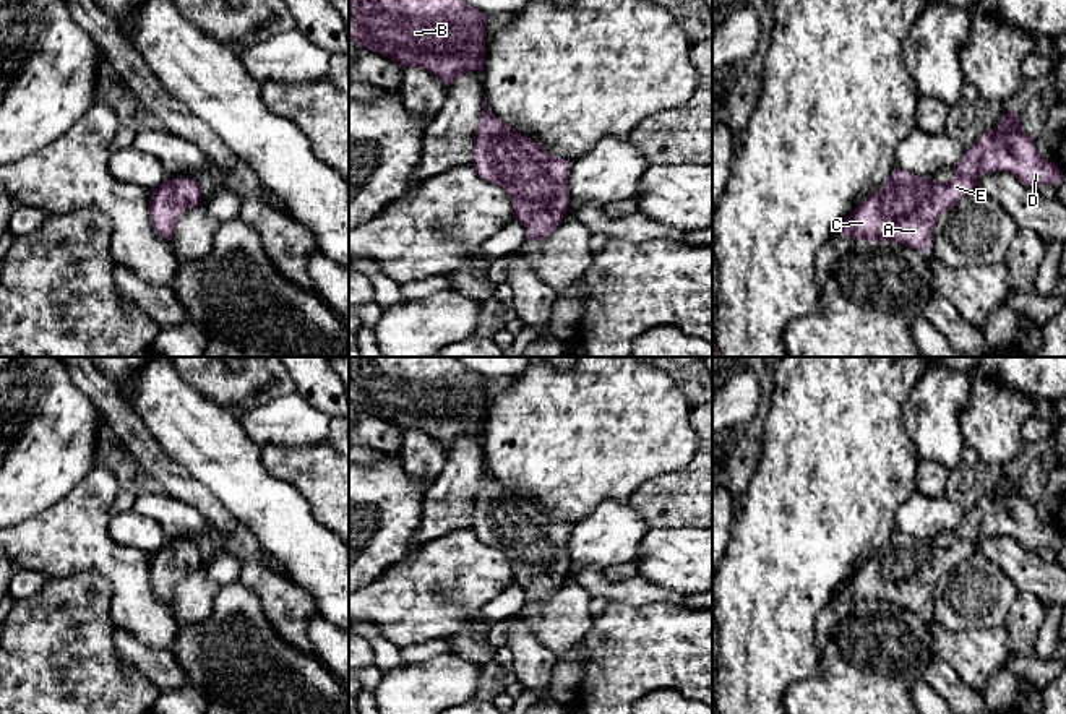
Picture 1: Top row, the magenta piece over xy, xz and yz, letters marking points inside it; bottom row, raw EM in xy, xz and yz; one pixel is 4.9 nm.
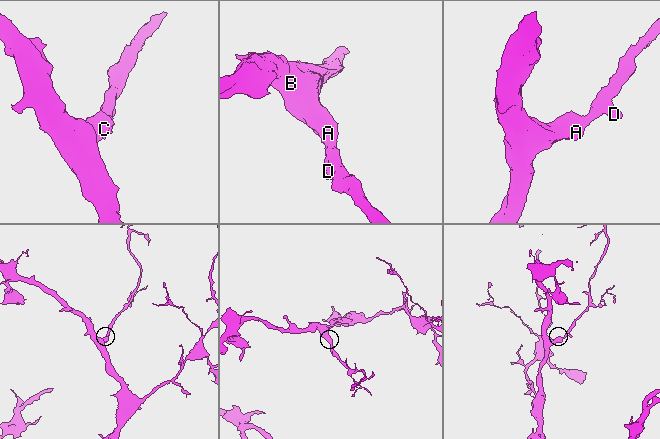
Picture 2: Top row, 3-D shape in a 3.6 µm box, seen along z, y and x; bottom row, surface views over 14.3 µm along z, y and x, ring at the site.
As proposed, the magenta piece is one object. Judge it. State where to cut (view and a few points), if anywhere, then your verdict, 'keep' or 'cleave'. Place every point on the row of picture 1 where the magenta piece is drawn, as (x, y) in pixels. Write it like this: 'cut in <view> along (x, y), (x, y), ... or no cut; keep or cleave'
no cut; keep

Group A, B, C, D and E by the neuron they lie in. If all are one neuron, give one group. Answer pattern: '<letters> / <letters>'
A B C D E

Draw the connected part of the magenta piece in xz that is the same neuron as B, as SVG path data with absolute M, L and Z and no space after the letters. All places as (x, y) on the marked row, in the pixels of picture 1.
M349 0L349 39L396 60L433 73L446 91L453 81L485 67L485 21L490 15L462 0Z

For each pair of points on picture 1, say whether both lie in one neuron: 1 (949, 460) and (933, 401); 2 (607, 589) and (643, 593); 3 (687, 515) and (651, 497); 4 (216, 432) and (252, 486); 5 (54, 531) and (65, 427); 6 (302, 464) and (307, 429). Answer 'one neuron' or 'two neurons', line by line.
1: one neuron
2: one neuron
3: one neuron
4: one neuron
5: two neurons
6: two neurons

